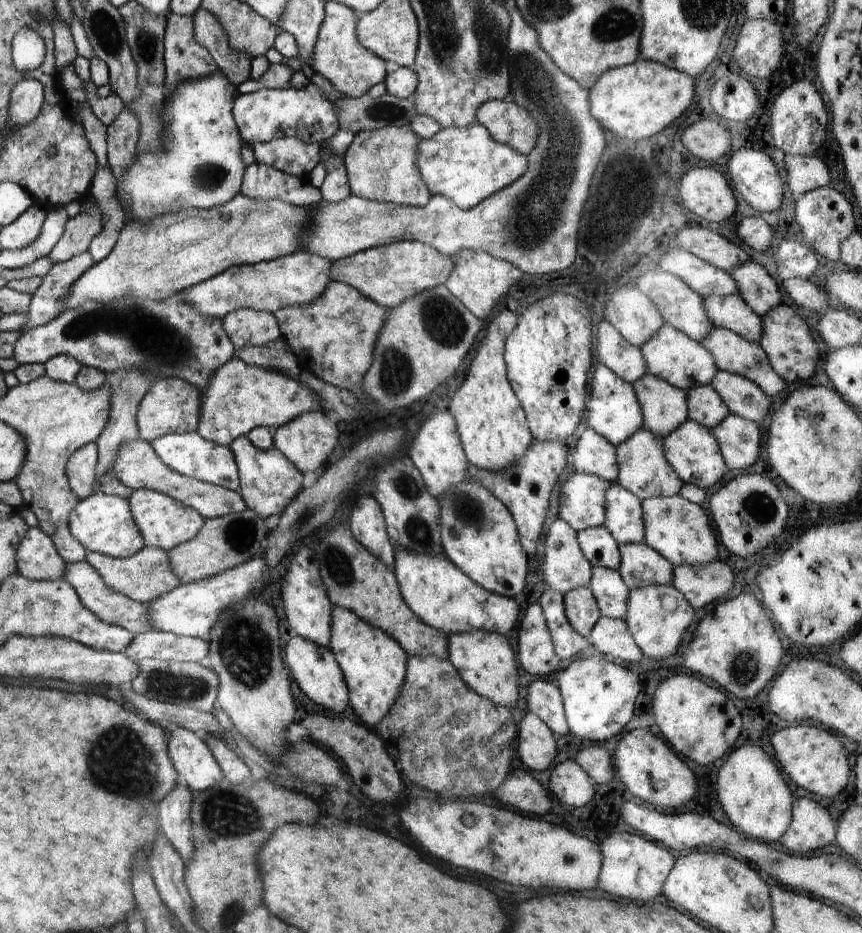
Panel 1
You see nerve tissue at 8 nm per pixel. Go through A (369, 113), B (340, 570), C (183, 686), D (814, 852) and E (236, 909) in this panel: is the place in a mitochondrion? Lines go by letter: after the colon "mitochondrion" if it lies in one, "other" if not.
A: mitochondrion
B: mitochondrion
C: mitochondrion
D: other
E: mitochondrion

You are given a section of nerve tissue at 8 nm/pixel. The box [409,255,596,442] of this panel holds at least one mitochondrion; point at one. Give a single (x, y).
(444, 322)

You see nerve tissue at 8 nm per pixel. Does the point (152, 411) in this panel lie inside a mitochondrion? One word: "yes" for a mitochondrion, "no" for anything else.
no

